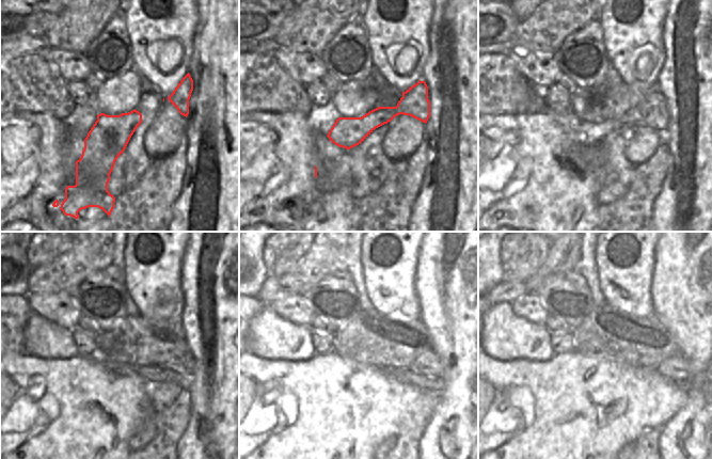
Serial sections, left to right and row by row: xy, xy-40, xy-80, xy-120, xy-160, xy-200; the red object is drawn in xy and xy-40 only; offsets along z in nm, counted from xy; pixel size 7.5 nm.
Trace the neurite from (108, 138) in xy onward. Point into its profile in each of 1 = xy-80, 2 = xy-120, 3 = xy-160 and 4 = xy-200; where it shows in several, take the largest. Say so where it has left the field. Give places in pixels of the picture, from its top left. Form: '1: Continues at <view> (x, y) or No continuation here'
1: Continues at xy-80 (652, 112)
2: Continues at xy-120 (183, 363)
3: Continues at xy-160 (427, 364)
4: Continues at xy-200 (677, 367)

